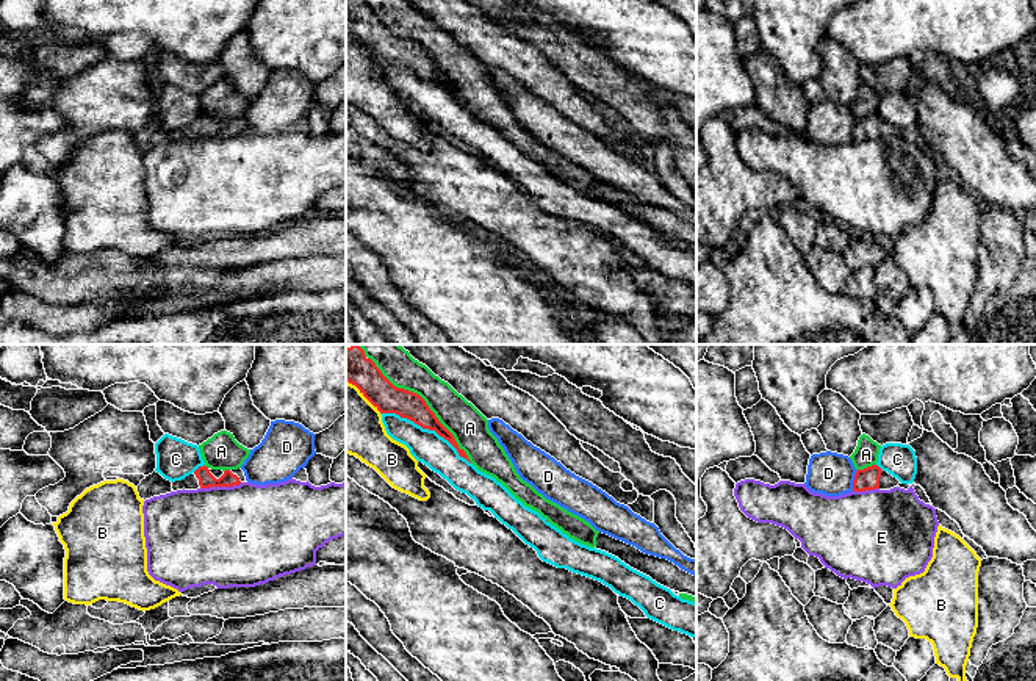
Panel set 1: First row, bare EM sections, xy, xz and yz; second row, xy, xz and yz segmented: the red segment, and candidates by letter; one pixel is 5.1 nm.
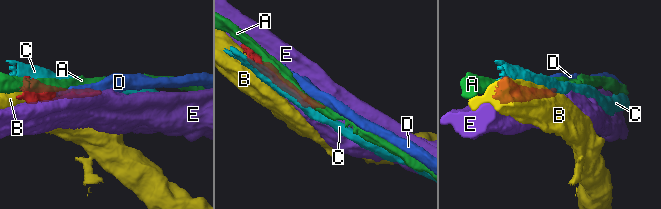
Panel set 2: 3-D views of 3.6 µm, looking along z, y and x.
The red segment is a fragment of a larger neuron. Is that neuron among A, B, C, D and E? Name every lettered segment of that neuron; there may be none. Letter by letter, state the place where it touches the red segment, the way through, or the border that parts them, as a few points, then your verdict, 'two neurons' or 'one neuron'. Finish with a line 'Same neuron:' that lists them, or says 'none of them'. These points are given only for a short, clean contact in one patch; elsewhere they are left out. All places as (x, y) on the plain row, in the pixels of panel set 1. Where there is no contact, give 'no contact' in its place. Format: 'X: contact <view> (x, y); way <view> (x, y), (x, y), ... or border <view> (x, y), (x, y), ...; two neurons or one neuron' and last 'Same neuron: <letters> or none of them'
A: contact xz (423, 49); two neurons
B: contact xz (363, 44); two neurons
C: contact xz (426, 77); two neurons
D: contact yz (853, 130); two neurons
E: contact xy (221, 135); two neurons
Same neuron: none of them

